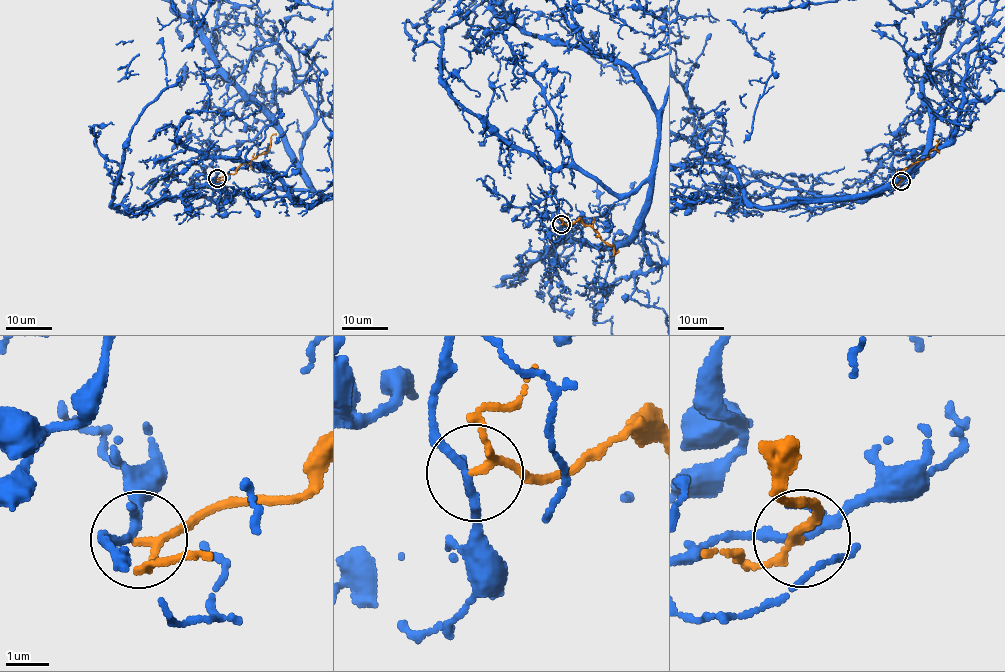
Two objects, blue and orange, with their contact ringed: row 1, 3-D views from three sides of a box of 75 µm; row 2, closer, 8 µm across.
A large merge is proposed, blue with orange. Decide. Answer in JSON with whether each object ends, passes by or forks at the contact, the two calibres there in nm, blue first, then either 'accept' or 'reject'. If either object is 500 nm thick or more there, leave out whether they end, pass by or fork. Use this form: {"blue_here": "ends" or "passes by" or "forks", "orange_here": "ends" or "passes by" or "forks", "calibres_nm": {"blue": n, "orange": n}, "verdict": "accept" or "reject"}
{"blue_here": "forks", "orange_here": "passes by", "calibres_nm": {"blue": 140, "orange": 150}, "verdict": "reject"}

